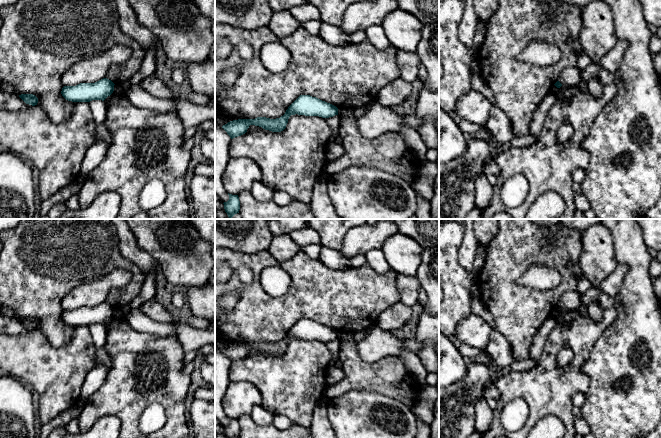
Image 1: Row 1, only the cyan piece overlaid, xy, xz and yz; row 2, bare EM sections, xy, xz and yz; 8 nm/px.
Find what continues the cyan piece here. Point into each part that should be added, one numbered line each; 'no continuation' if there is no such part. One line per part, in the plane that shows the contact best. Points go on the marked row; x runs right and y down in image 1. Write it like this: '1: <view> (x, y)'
no continuation

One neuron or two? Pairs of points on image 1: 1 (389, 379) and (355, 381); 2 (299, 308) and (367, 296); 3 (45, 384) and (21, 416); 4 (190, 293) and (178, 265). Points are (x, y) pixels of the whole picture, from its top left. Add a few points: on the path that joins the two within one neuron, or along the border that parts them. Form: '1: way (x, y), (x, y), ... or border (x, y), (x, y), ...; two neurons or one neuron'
1: way (381, 379), (363, 379); one neuron
2: way (316, 297), (350, 297); one neuron
3: border (35, 409), (36, 414); two neurons
4: border (204, 285), (189, 287), (183, 290); two neurons

